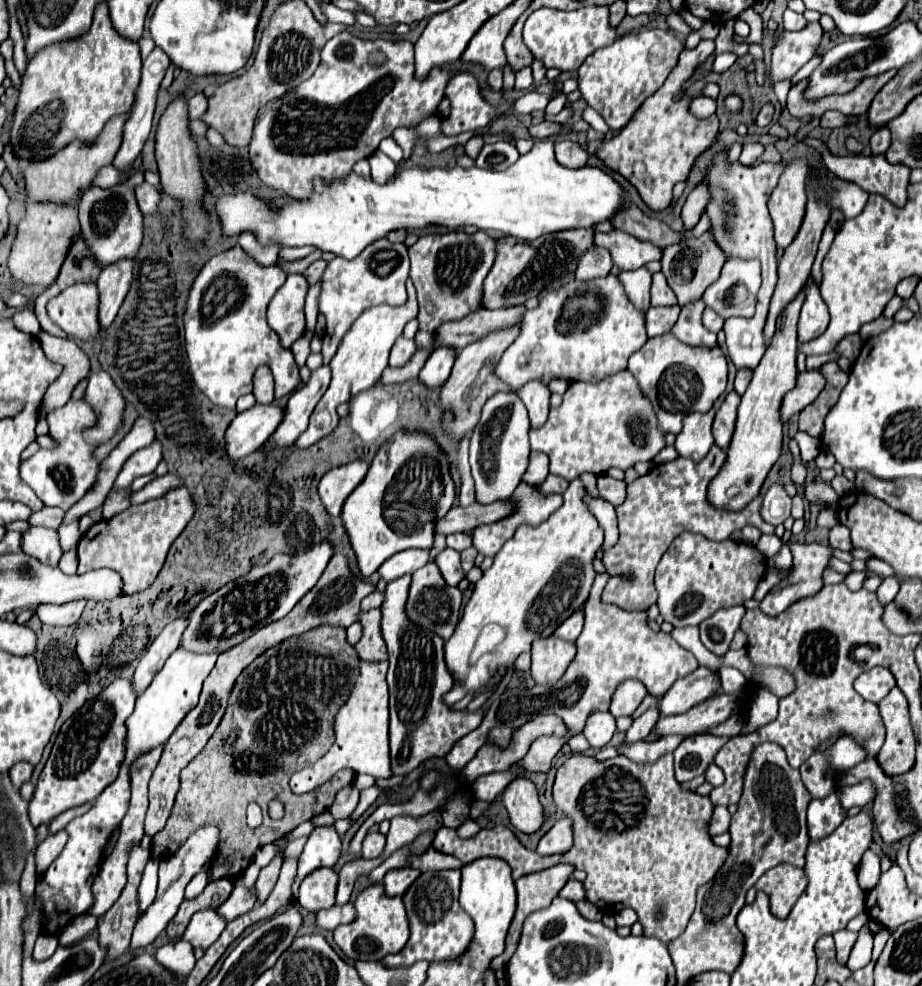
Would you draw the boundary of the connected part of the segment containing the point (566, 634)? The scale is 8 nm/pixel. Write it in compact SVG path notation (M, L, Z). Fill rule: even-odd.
M577 610L571 618L567 618L567 620L565 620L557 630L555 630L555 634L561 636L563 640L575 642L577 636L581 634L581 630L583 630L583 612Z

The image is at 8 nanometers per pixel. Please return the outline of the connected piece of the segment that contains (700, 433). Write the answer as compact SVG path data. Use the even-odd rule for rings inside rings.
M709 410L705 414L691 412L689 416L685 416L685 426L675 440L675 448L679 456L701 460L709 452L709 448L713 446L713 434L711 434L713 418L715 418L715 410Z

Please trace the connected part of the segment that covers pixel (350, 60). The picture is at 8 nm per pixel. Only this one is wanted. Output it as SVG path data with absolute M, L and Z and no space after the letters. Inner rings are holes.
M341 32L333 36L323 52L321 64L315 74L305 80L299 92L289 92L279 100L271 100L265 104L255 118L253 140L249 144L249 156L259 178L269 186L287 192L291 198L305 198L311 192L311 180L321 176L325 180L335 180L347 176L355 162L369 158L379 142L399 126L413 126L421 122L425 116L437 110L443 88L457 70L433 68L427 78L415 78L413 64L413 44L409 40L361 40L351 36L349 32Z

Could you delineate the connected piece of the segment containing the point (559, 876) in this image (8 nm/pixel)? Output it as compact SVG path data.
M561 864L561 866L553 866L553 868L547 868L547 870L541 870L535 874L527 874L527 876L521 876L519 880L515 880L517 912L515 912L515 918L508 930L505 952L501 956L497 956L497 960L493 960L493 970L504 968L509 958L513 956L517 942L519 942L523 920L531 912L547 908L551 904L551 900L559 894L559 890L567 884L573 870L575 870L575 866Z

